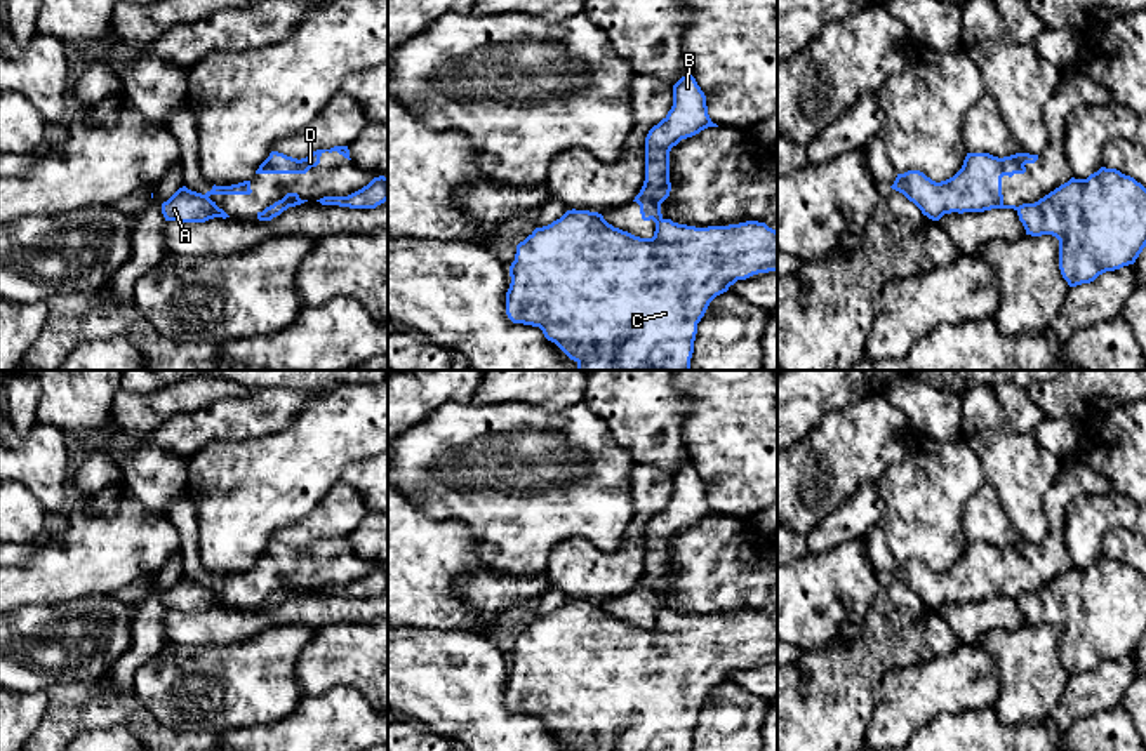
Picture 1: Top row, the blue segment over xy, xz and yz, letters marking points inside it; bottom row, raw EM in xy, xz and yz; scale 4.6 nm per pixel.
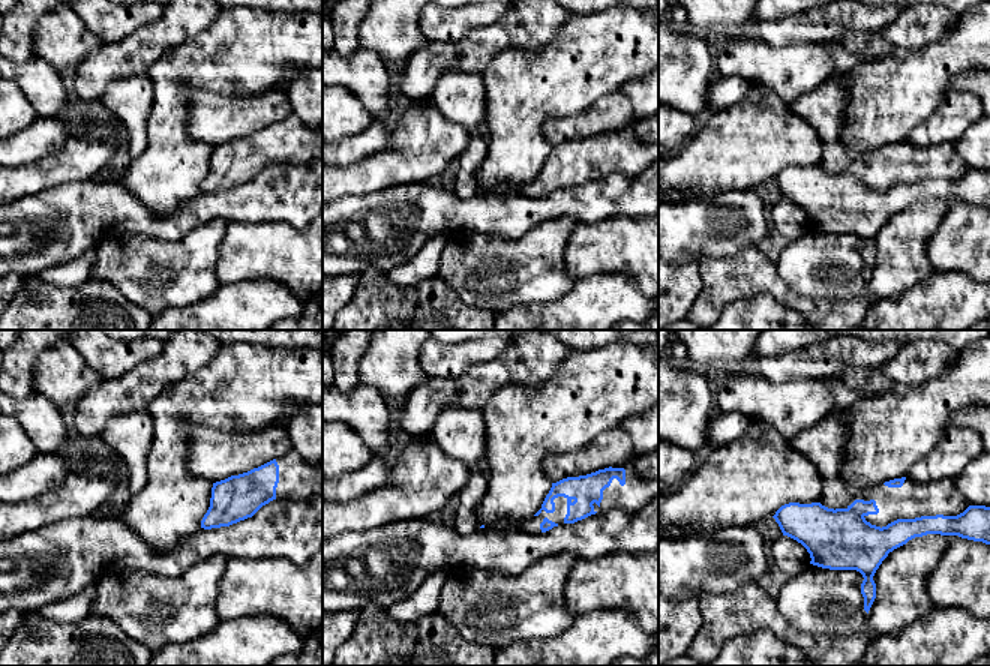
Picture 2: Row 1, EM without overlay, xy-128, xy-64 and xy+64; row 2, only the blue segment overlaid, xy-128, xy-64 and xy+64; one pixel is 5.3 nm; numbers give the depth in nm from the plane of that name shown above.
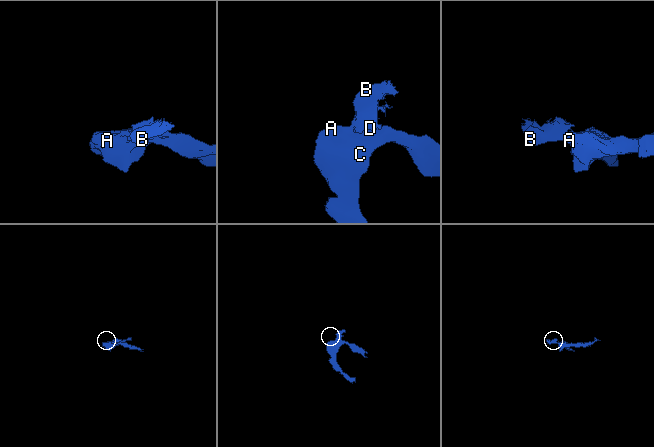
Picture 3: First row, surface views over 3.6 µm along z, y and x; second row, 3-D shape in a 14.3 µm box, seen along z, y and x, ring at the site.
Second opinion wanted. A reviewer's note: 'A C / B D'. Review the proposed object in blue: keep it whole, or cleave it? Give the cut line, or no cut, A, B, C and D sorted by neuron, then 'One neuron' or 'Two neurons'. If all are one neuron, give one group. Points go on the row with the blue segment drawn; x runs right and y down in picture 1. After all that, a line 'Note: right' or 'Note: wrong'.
Split along xz (661, 218), (656, 225). Groups: A C / B D. Two neurons
Note: right

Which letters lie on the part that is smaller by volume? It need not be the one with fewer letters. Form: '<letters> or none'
B, D

